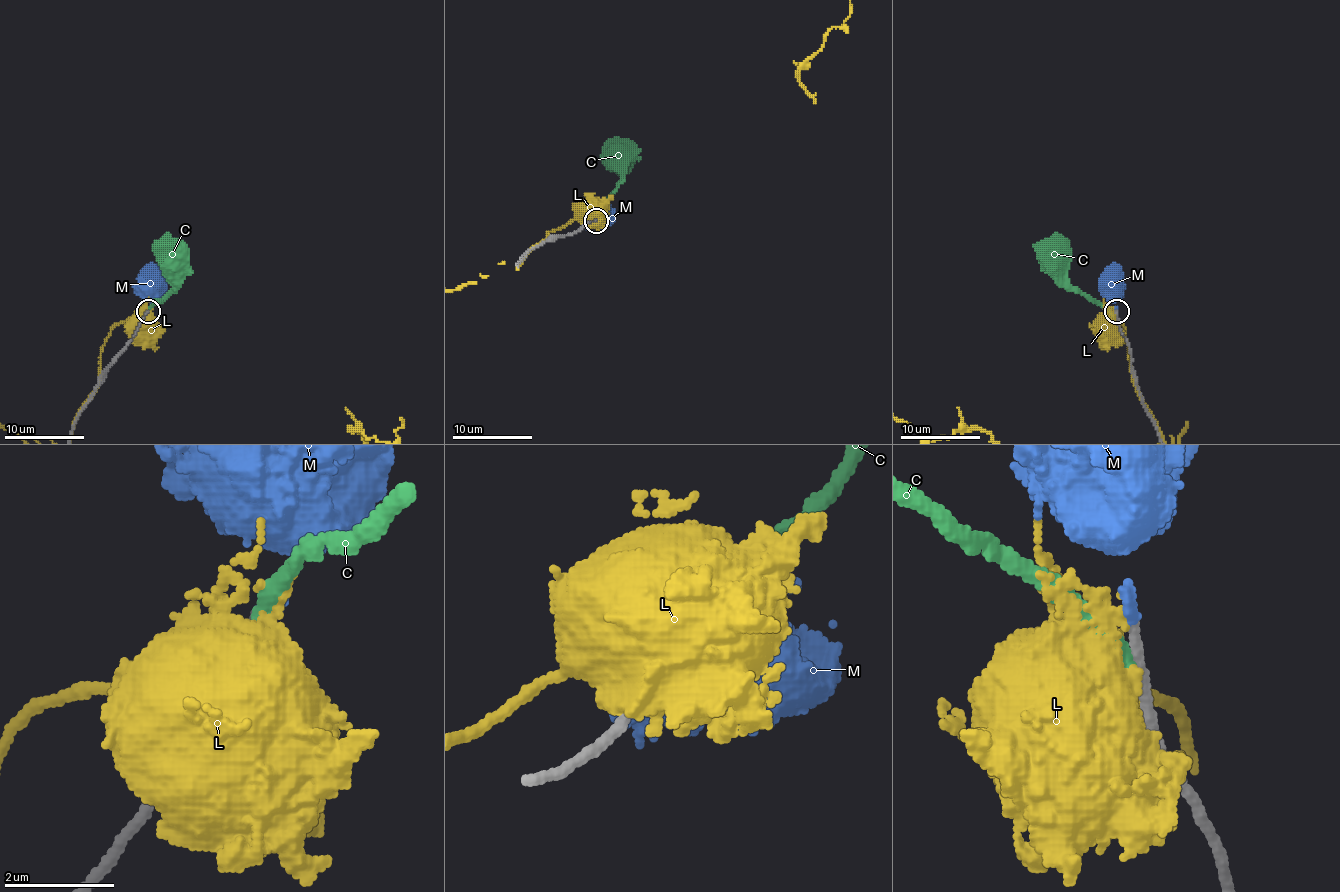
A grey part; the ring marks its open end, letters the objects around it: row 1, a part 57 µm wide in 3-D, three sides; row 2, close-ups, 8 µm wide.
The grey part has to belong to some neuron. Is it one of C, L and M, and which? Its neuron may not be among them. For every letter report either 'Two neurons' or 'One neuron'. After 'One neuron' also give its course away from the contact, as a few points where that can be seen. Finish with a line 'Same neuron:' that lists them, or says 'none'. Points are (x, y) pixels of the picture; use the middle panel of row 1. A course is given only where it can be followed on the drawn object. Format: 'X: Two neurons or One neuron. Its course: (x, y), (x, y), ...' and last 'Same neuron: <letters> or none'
C: Two neurons
L: Two neurons
M: One neuron
Same neuron: M

